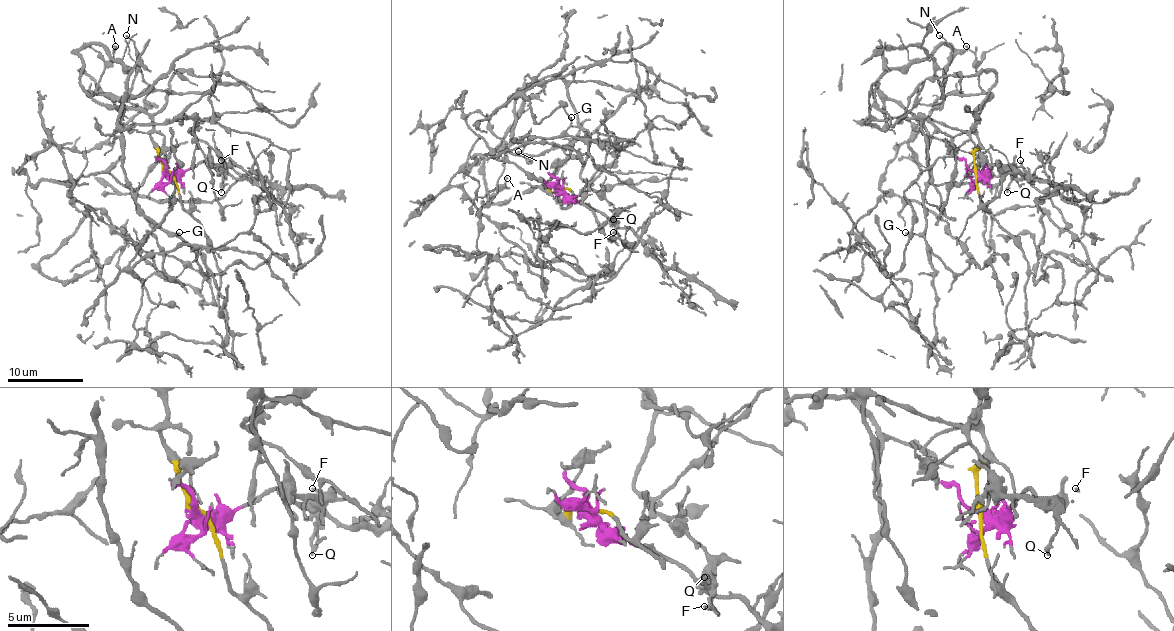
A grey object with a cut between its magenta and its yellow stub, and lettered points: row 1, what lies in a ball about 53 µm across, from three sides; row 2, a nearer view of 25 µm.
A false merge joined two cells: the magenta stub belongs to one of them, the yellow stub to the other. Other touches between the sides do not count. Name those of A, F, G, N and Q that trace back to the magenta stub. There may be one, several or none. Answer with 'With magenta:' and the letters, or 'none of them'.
With magenta: F, Q

